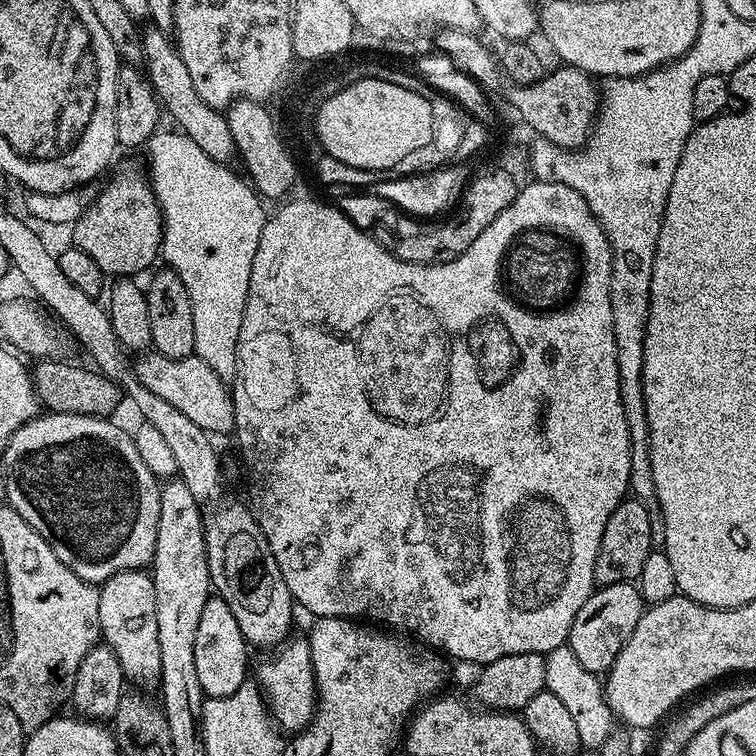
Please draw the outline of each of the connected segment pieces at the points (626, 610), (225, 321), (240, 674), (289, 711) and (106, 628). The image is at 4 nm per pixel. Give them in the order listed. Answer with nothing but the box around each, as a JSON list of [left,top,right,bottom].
[[566,583,645,674],[146,126,266,382],[194,596,250,697],[255,638,316,734],[98,570,162,685]]

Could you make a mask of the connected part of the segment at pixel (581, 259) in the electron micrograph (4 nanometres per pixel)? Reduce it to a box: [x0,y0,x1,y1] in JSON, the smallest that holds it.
[498,228,588,319]

